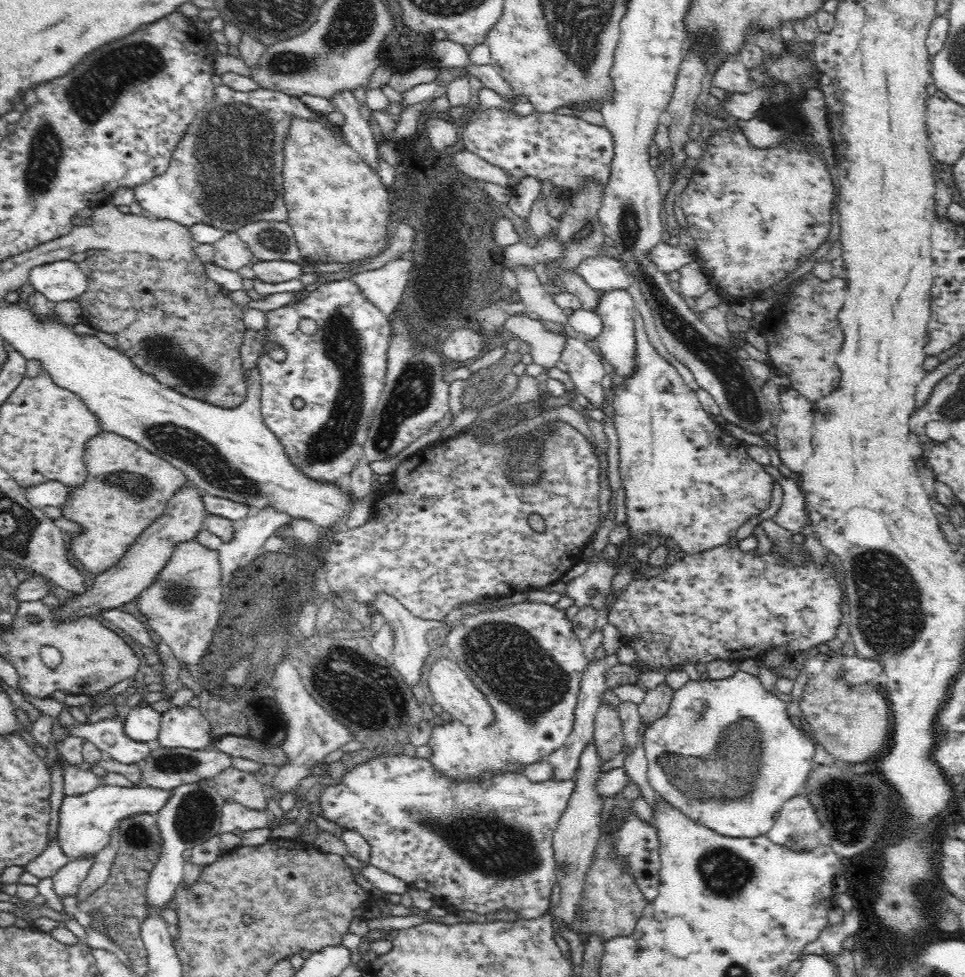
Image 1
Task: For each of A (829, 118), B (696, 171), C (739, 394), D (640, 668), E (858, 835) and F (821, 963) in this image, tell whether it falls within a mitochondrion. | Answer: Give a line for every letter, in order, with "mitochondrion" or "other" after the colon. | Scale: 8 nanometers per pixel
A: other
B: other
C: mitochondrion
D: other
E: mitochondrion
F: other

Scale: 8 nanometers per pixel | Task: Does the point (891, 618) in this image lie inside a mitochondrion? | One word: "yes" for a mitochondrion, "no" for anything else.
yes

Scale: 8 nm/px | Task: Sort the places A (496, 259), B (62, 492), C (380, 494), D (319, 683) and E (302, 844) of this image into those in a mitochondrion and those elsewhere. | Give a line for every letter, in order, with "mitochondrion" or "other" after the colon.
A: other
B: other
C: other
D: other
E: other

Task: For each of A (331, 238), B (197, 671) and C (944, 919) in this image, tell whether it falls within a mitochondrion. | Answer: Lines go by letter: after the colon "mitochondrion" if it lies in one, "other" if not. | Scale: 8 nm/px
A: other
B: other
C: mitochondrion

